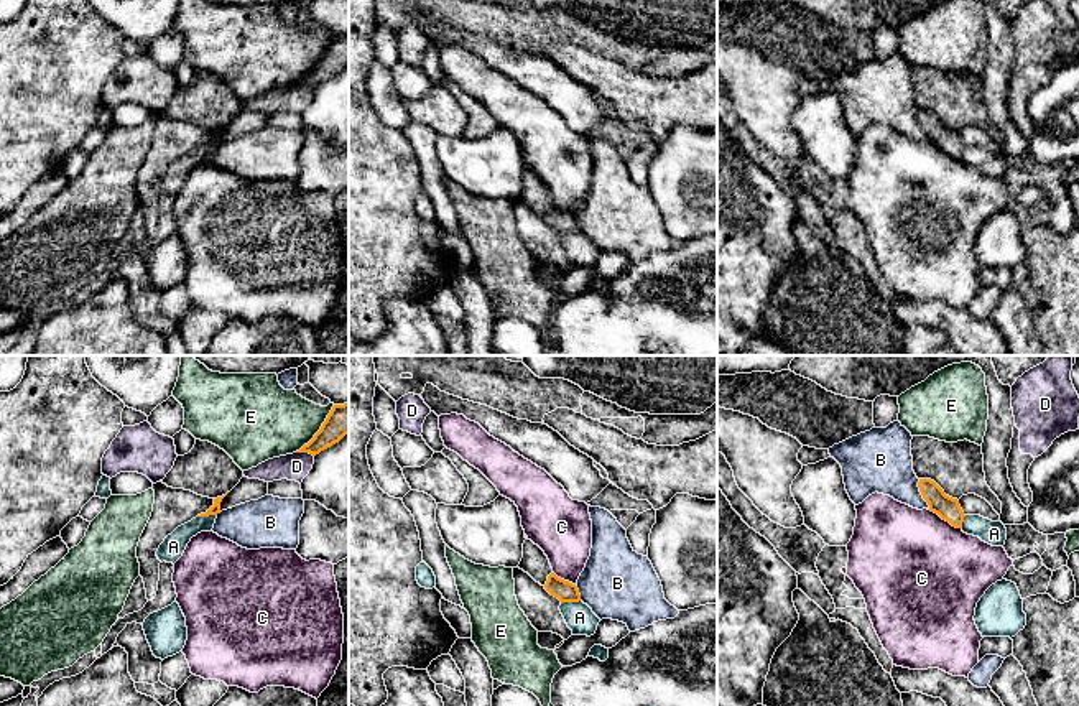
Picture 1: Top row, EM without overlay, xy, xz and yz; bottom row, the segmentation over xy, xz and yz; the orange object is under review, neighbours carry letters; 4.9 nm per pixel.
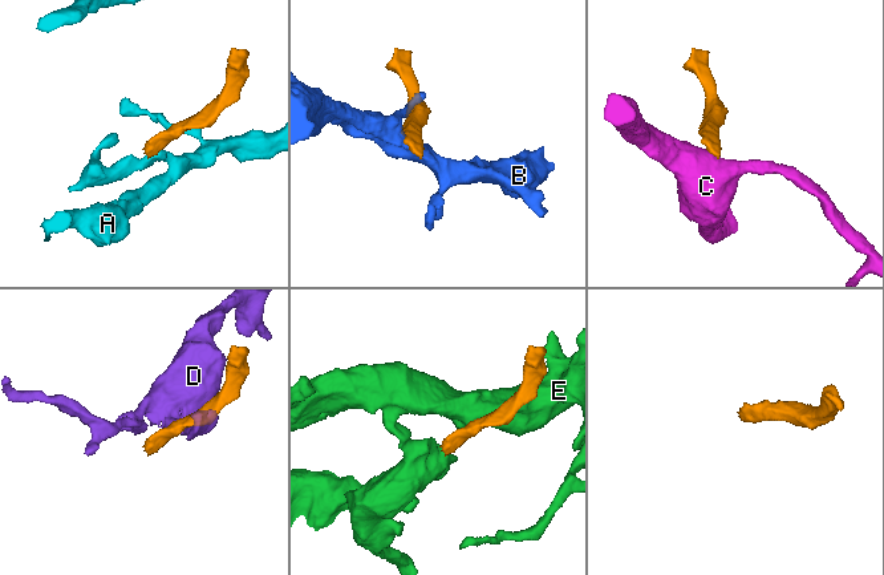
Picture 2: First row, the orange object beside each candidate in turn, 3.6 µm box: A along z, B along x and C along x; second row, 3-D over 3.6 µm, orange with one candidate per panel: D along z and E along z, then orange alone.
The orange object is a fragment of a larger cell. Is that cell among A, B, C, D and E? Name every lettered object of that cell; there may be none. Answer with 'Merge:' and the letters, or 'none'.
Merge: none

